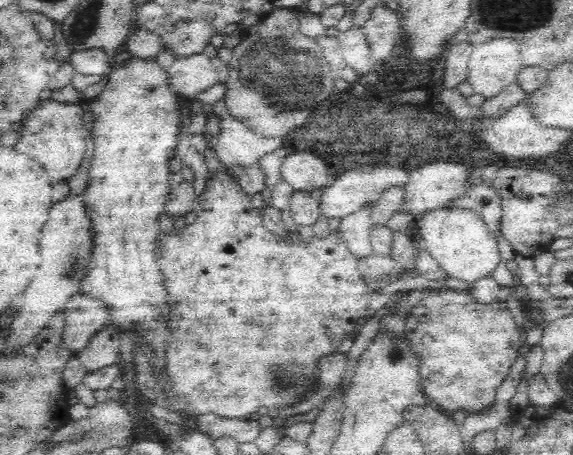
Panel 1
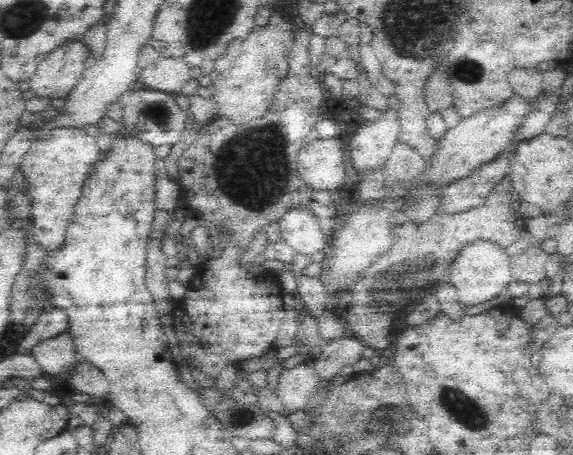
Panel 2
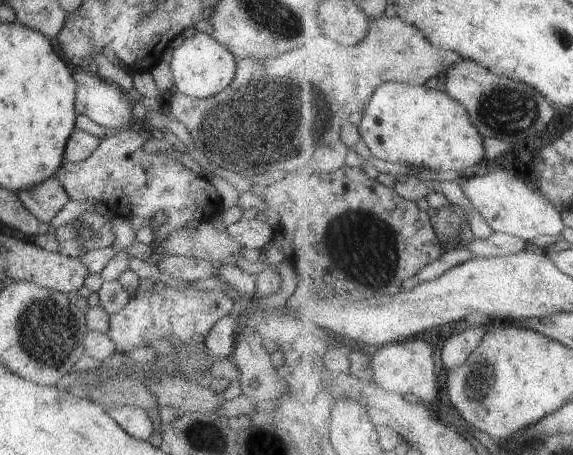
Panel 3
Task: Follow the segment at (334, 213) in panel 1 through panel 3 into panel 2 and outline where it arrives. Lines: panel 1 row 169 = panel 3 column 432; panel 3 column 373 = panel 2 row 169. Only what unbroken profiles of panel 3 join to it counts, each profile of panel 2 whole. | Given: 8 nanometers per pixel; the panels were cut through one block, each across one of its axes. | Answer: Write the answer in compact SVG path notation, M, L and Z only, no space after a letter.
M386 108L376 123L368 122L368 126L360 128L345 148L351 156L351 164L356 175L374 168L381 168L390 151L398 143L400 134L399 115L395 110Z

